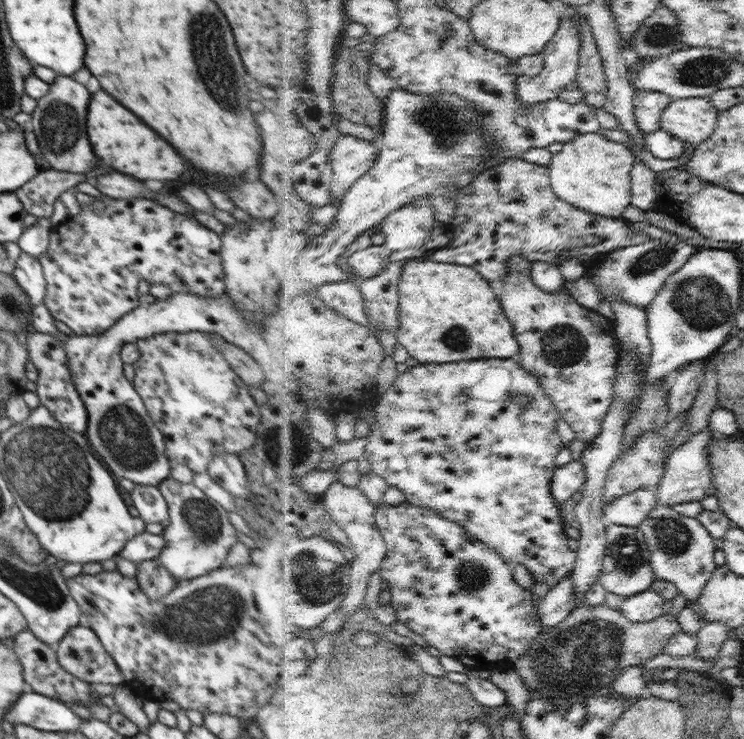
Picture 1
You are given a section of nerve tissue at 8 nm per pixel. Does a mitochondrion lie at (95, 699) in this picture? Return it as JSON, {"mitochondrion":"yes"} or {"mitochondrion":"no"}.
{"mitochondrion":"no"}

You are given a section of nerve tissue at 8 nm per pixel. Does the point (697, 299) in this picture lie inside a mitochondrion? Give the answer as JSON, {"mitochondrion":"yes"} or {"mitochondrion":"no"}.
{"mitochondrion":"yes"}

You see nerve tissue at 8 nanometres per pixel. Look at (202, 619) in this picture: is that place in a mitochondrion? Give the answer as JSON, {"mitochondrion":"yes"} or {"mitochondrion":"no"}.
{"mitochondrion":"yes"}

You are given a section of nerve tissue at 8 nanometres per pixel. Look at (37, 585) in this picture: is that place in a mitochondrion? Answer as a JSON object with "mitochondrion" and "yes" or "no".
{"mitochondrion":"yes"}

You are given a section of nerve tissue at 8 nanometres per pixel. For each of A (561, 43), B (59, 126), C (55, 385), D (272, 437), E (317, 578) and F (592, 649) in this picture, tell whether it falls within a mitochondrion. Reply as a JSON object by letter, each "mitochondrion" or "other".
{"A":"other","B":"mitochondrion","C":"other","D":"mitochondrion","E":"mitochondrion","F":"mitochondrion"}

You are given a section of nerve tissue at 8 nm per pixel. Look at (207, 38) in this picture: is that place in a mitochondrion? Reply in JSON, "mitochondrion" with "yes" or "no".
{"mitochondrion":"yes"}

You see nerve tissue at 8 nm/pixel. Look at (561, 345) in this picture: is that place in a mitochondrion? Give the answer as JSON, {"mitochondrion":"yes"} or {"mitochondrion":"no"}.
{"mitochondrion":"yes"}

